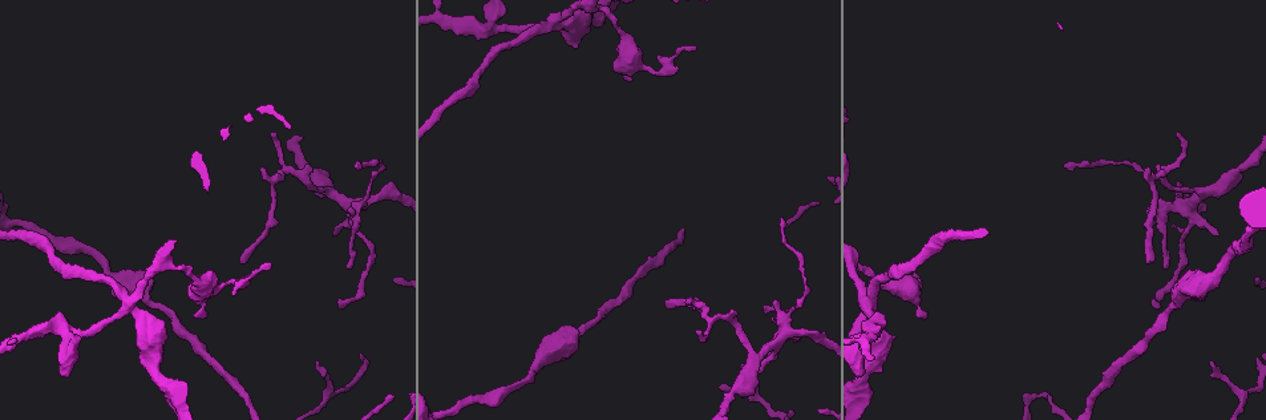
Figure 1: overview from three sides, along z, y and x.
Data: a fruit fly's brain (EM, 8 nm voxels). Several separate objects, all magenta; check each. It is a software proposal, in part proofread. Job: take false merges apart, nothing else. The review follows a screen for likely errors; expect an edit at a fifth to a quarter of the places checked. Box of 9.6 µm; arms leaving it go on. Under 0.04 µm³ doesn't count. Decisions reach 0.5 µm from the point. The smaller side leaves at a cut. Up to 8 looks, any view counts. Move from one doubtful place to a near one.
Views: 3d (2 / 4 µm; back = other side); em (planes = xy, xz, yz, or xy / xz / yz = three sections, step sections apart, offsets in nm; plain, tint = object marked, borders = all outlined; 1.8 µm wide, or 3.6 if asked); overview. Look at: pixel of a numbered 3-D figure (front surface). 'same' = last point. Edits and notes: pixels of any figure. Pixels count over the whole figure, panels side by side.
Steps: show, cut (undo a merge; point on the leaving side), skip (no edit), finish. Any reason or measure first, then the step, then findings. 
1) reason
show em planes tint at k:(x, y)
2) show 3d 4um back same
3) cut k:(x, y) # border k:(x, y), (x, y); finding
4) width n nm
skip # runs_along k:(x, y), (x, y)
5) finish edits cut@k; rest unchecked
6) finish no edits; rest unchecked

show em planes tint at 1:(709, 317)

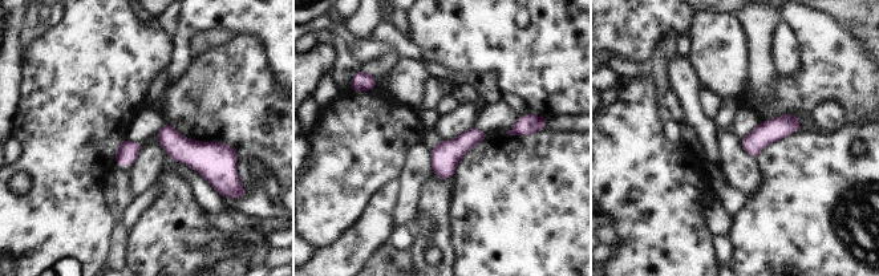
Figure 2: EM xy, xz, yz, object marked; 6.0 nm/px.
width 140 nm
skip # all the same cell

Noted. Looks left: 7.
branch point
show 3d 4um at 1:(785, 331)

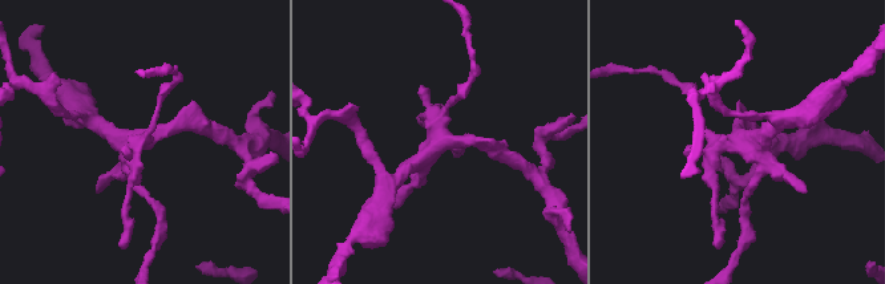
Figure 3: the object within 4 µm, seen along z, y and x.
need the tissue
show em planes tint at 3:(739, 138)

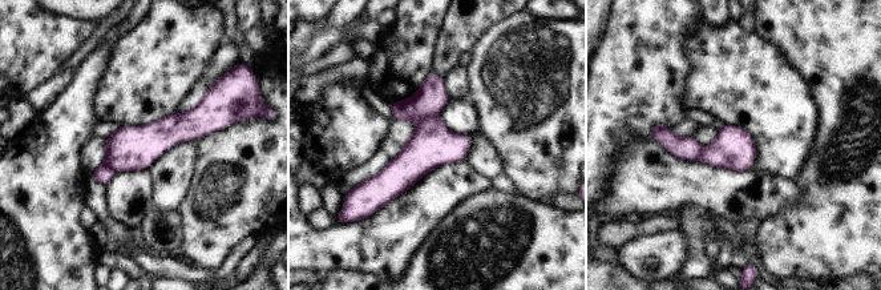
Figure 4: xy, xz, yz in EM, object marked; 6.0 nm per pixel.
width 260 nm
cut 4:(431, 99) # border 4:(435, 115), (415, 123); a second cell is stuck on

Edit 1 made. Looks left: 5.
finish edits cut@4; rest unchecked

